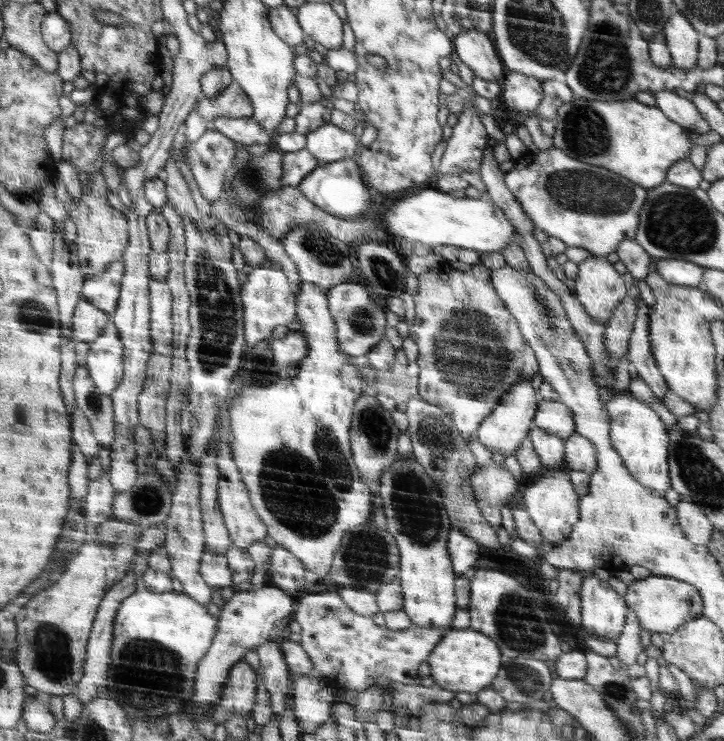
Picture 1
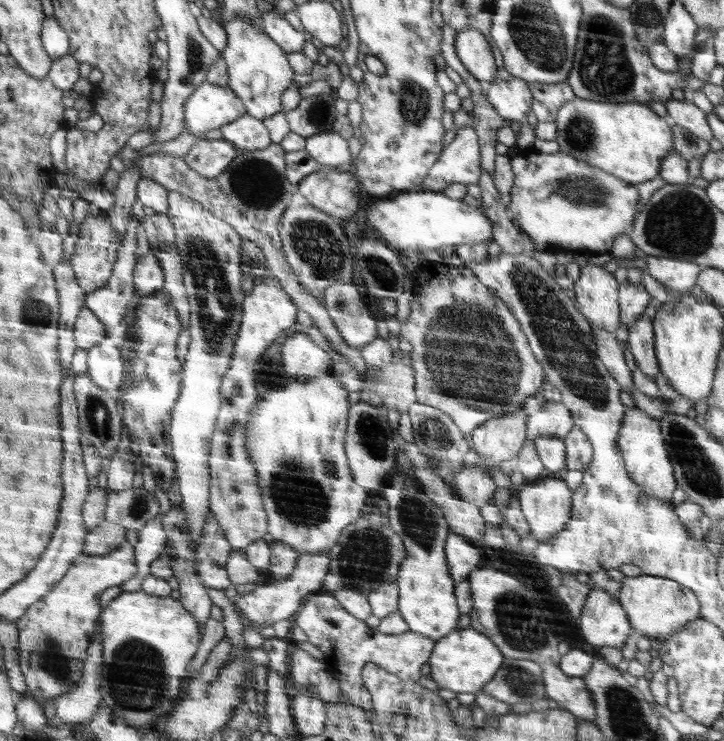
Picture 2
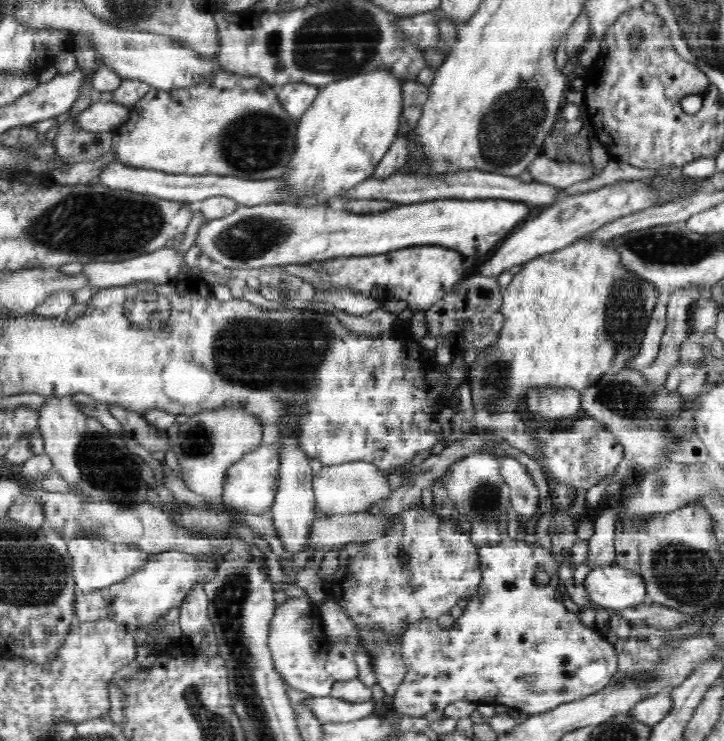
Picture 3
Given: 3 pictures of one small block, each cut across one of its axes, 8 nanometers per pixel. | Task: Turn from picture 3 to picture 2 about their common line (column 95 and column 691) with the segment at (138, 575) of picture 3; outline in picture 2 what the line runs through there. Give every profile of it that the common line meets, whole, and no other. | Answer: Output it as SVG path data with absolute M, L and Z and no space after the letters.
M642 575L636 578L625 577L618 600L626 609L633 628L650 639L666 639L681 630L686 623L700 618L701 604L697 595L688 587L665 577Z

